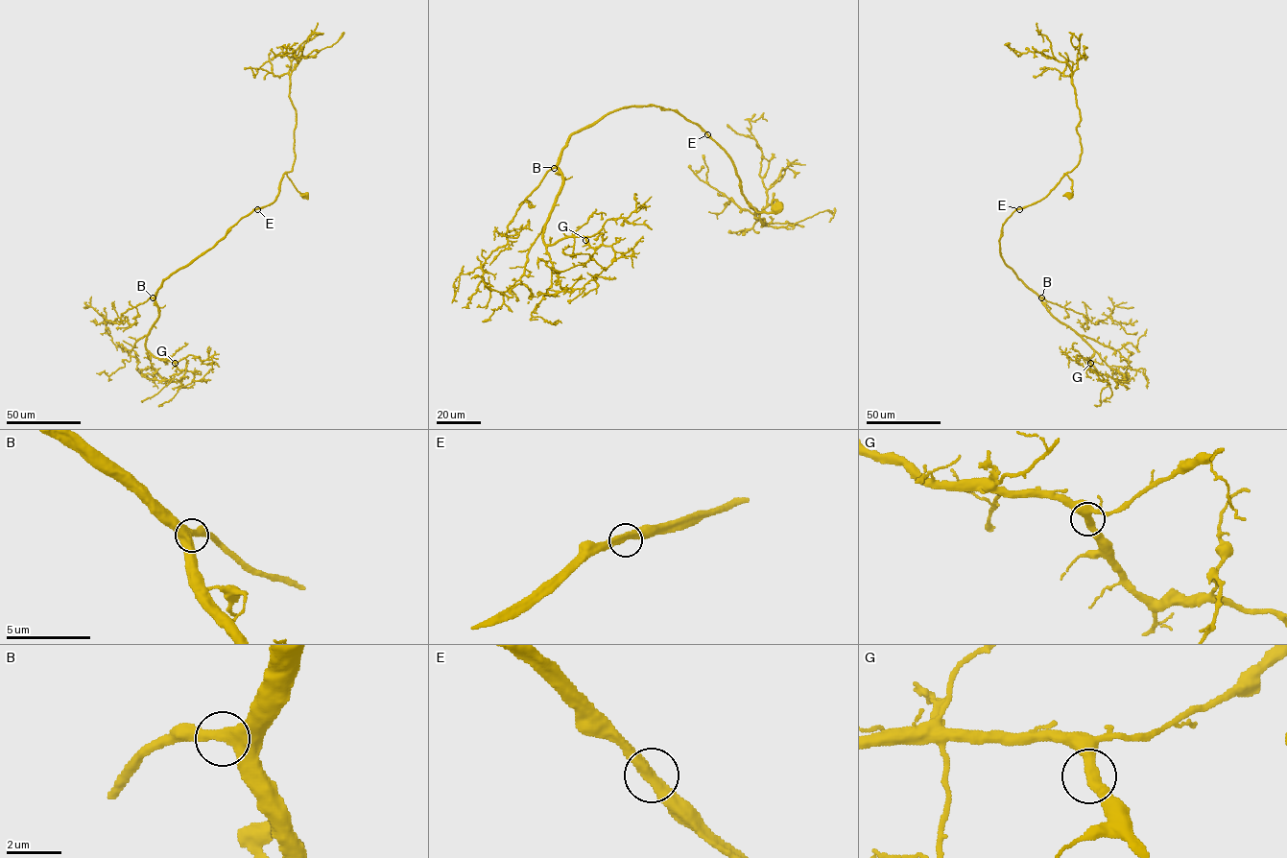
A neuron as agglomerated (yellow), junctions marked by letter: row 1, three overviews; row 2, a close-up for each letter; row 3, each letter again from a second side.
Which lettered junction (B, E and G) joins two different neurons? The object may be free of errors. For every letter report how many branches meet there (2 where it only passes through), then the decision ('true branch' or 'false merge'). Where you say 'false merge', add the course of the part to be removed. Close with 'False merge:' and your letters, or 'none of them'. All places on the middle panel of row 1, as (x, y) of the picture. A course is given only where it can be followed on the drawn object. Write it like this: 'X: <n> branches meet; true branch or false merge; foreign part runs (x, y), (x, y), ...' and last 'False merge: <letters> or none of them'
B: 2 branches meet; true branch
E: 2 branches meet; true branch
G: 2 branches meet; true branch
False merge: none of them

